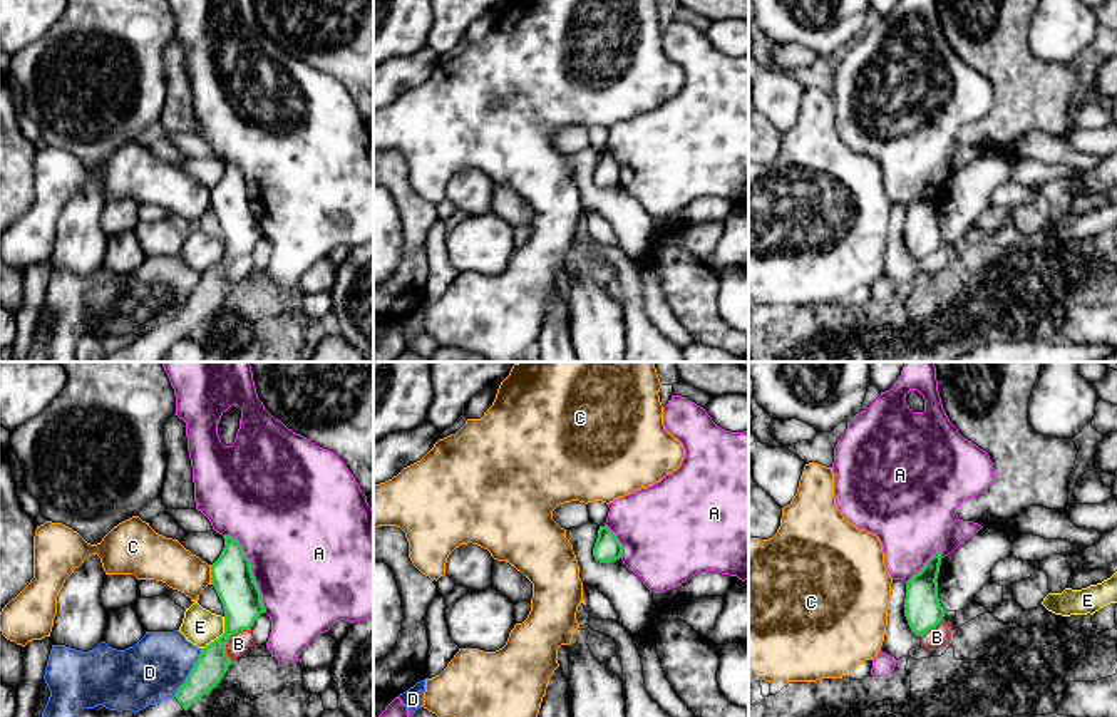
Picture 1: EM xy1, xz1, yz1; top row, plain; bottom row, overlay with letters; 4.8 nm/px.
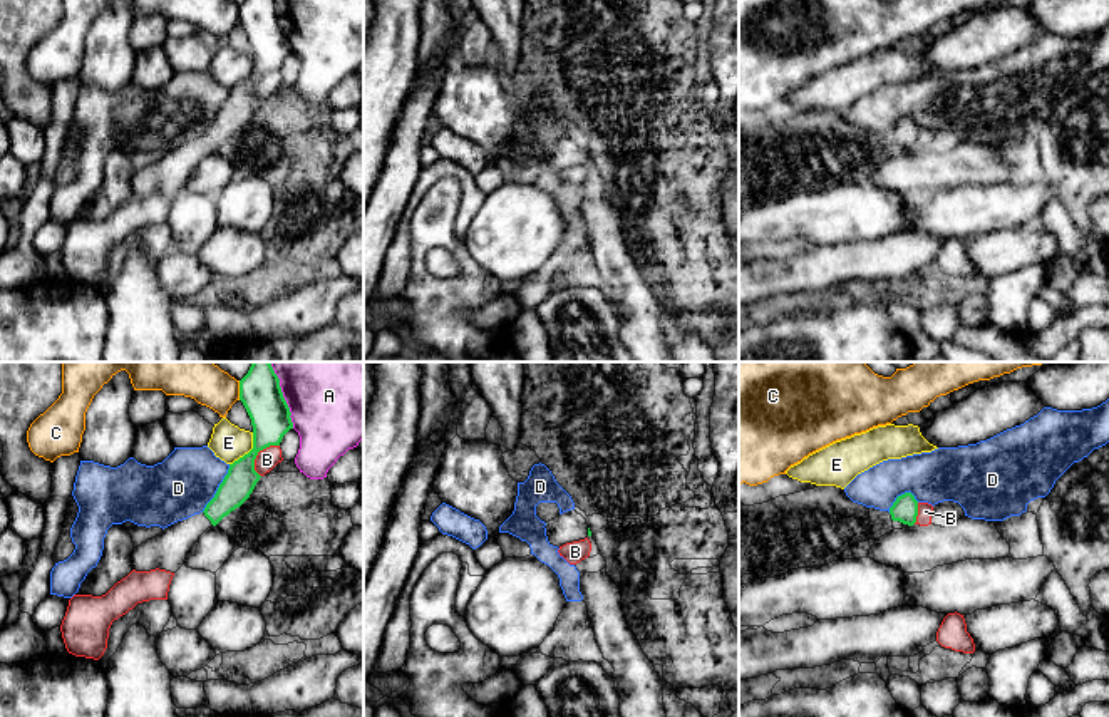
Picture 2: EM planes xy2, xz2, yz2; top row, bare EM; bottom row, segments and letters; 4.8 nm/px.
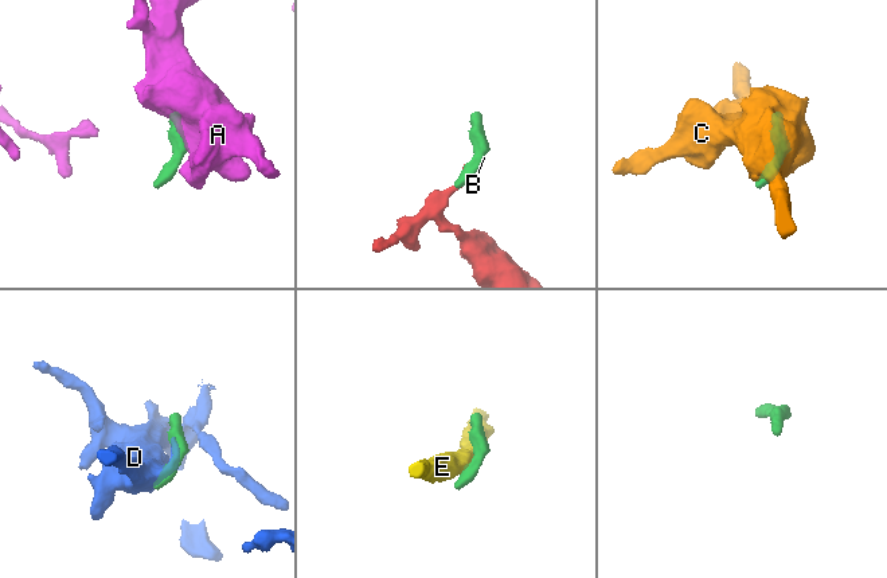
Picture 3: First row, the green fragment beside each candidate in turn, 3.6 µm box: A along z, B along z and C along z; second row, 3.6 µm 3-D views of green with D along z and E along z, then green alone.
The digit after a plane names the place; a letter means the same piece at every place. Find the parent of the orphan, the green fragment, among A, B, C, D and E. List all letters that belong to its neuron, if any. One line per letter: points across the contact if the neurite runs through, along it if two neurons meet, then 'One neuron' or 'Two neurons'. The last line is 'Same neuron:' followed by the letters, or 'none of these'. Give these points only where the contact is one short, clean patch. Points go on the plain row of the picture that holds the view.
A: Two neurons
B: Two neurons
C: Boundary: xy1 (210, 190), (211, 208). Two neurons
D: Two neurons
E: Boundary: xy1 (225, 242), (225, 255), (201, 273). Two neurons
Same neuron: none of these

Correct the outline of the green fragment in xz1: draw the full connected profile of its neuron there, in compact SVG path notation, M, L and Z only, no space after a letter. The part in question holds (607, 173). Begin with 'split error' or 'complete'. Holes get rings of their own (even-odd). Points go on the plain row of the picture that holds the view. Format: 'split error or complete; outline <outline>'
complete; outline M600 151L593 181L600 188L613 188L623 179L623 171L608 151Z

